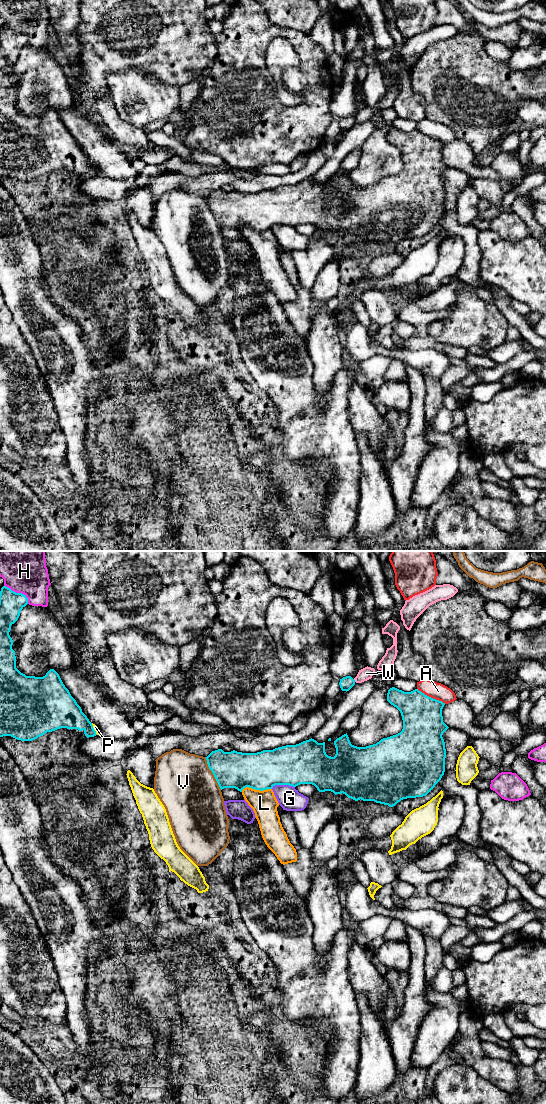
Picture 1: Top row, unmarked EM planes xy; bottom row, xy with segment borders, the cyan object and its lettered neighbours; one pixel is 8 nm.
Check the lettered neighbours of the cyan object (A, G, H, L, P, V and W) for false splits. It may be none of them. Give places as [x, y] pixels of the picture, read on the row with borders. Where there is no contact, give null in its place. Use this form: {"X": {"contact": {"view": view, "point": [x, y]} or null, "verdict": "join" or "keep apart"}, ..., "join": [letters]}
{"A": {"contact": {"view": "xy", "point": [430, 697]}, "verdict": "keep apart"}, "G": {"contact": {"view": "xy", "point": [282, 784]}, "verdict": "keep apart"}, "H": {"contact": {"view": "xy", "point": [18, 593]}, "verdict": "keep apart"}, "L": {"contact": {"view": "xy", "point": [256, 789]}, "verdict": "keep apart"}, "P": {"contact": {"view": "xy", "point": [93, 729]}, "verdict": "keep apart"}, "V": {"contact": {"view": "xy", "point": [212, 772]}, "verdict": "keep apart"}, "W": {"contact": {"view": "xy", "point": [354, 680]}, "verdict": "keep apart"}, "join": []}

